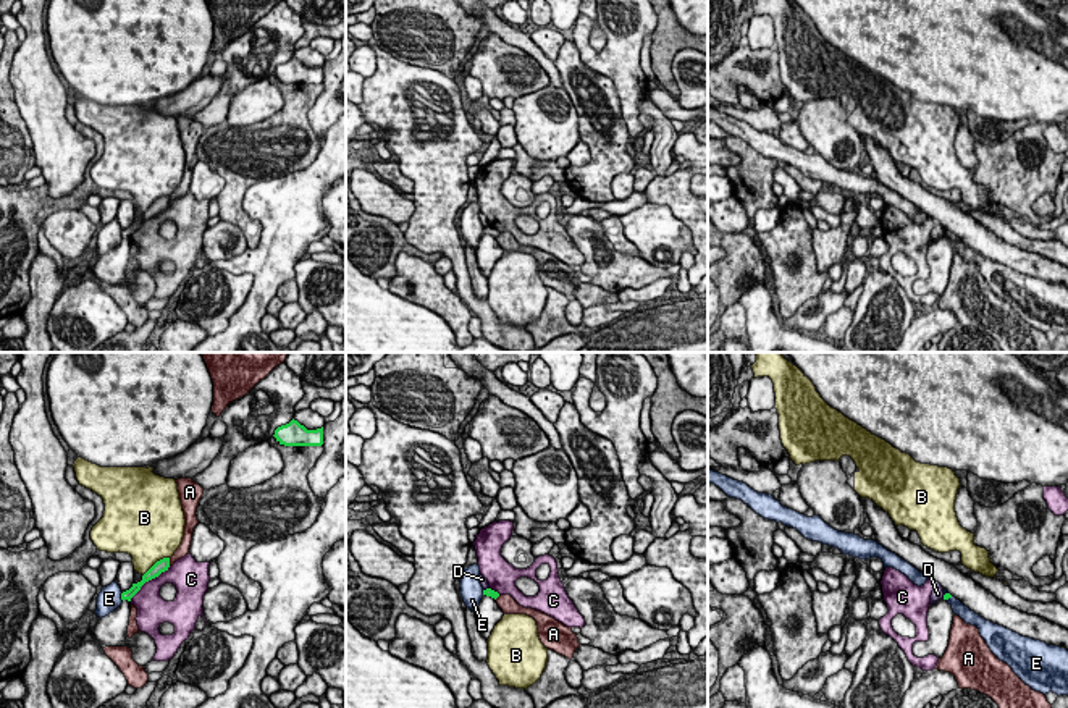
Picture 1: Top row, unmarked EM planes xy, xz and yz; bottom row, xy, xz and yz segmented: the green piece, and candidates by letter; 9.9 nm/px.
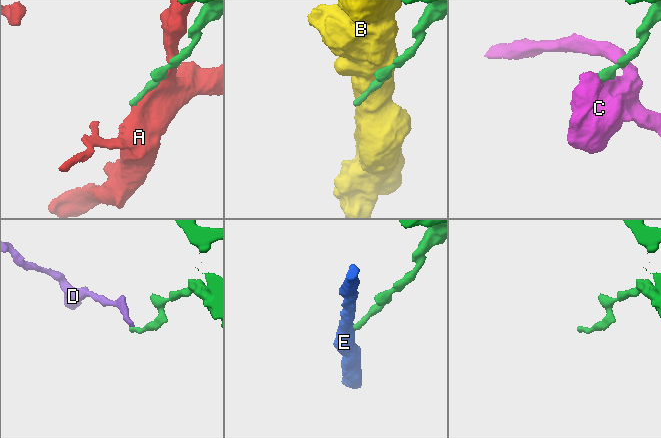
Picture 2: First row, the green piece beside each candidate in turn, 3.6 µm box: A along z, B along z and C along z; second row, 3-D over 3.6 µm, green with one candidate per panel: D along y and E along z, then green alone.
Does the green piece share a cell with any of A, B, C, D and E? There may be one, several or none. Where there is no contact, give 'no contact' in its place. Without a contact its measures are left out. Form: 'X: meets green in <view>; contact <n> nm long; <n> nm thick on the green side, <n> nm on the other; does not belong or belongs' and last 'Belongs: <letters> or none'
A: meets green in xy; contact 80 nm long; 130 nm thick on the green side, 120 nm on the other; does not belong
B: meets green in xy; contact 340 nm long; 130 nm thick on the green side, 480 nm on the other; does not belong
C: meets green in xy; contact 420 nm long; 130 nm thick on the green side, 280 nm on the other; does not belong
D: meets green in xz; contact 70 nm long; 90 nm thick on the green side, 70 nm on the other; does not belong
E: meets green in xy; contact 100 nm long; 100 nm thick on the green side, 220 nm on the other; does not belong
Belongs: none

